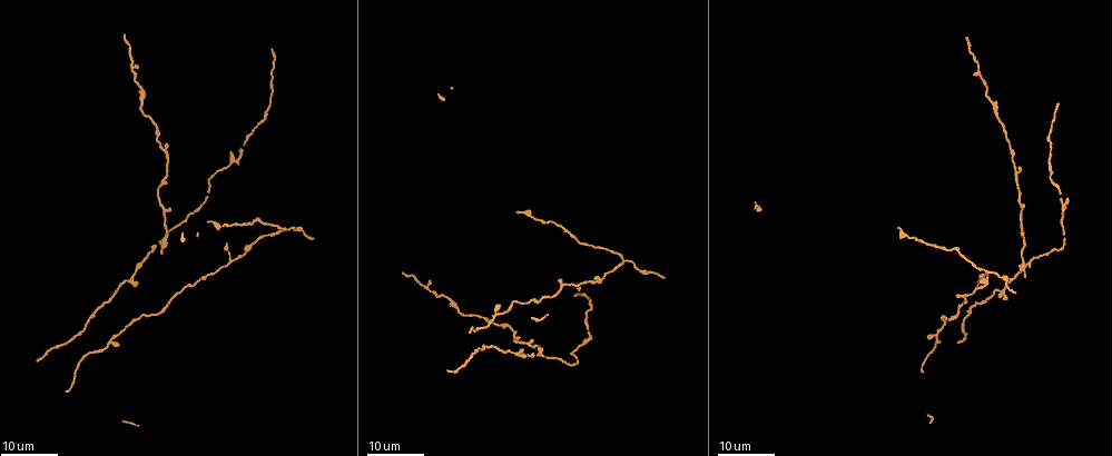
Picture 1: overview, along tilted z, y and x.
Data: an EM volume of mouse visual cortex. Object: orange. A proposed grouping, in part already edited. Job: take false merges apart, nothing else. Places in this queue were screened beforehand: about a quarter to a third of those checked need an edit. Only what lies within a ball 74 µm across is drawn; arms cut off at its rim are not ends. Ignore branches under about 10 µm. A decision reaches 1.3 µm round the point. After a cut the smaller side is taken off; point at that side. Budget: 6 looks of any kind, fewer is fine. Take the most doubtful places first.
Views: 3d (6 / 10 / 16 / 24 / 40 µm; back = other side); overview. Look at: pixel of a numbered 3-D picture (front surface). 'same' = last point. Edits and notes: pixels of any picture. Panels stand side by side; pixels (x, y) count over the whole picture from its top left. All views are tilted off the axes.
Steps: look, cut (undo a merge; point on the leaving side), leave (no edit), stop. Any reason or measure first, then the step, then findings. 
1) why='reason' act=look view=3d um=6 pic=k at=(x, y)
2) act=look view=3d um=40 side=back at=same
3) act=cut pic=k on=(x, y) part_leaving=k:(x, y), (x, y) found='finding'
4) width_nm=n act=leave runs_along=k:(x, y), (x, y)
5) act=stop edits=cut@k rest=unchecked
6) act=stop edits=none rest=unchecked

why='looks like a crossing' act=look view=3d um=24 pic=1 at=(1025, 264)

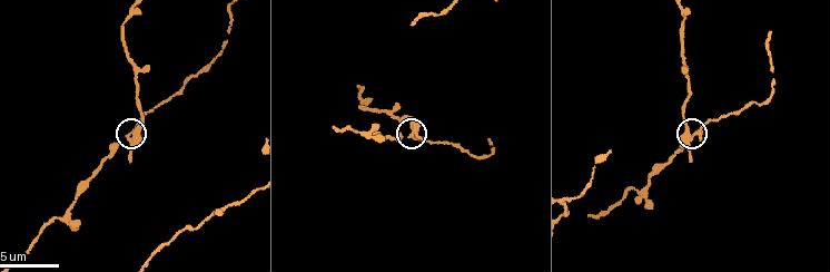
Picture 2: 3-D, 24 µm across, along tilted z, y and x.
why='zoom in' act=look view=3d um=6 pic=2 at=(691, 139)

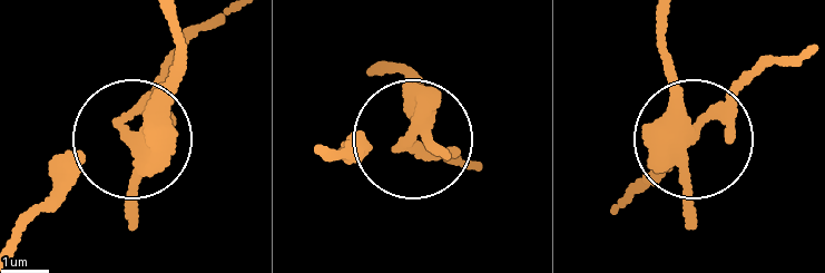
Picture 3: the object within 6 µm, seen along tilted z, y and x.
width_nm=320 act=cut pic=3 on=(174, 146) part_leaving=3:(700, 127), (683, 110), (663, 22) found='two neurons meet here'

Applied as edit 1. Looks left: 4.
why='three arms meet' act=look view=3d um=24 pic=1 at=(621, 263)

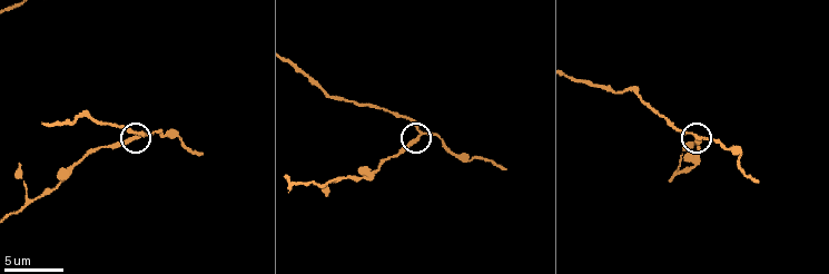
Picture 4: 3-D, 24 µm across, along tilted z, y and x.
act=look view=3d um=10 pic=4 at=(418, 135)

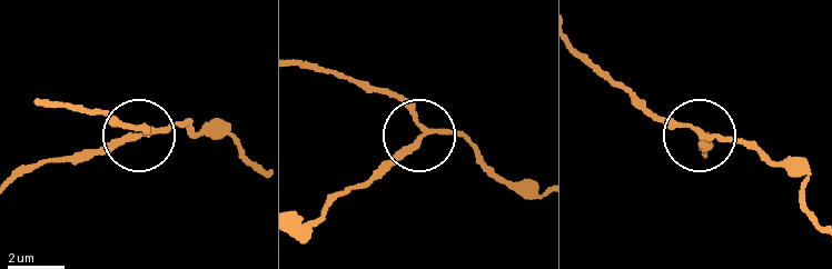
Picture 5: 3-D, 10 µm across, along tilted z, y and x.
width_nm=170 act=cut pic=5 on=(187, 120) found='two neurons meet here'

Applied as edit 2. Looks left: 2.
act=stop edits=cut@3,cut@5 rest=unchecked

